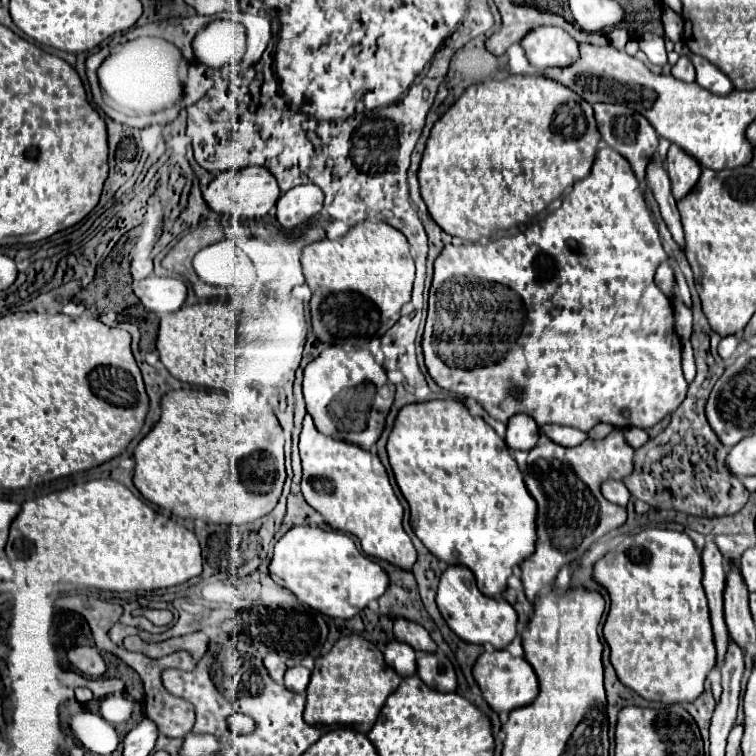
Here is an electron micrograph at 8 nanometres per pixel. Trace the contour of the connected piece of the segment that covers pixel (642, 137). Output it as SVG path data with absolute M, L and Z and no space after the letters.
M596 103L594 113L596 113L596 121L598 121L598 131L600 131L602 139L606 141L606 145L612 147L614 151L618 151L622 157L626 157L628 163L632 165L632 171L636 173L638 181L644 181L646 167L654 159L656 149L658 149L658 135L654 135L654 127L650 127L650 123L642 115L638 115L636 111L630 111L628 107L622 107L622 105Z

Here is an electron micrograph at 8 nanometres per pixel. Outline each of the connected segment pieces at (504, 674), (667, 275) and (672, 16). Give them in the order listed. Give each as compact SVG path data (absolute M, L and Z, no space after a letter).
M508 649L482 653L474 665L474 679L480 685L484 699L496 713L508 713L520 705L528 705L538 695L538 679L534 669L524 657L512 657Z
M668 261L660 263L660 267L656 269L656 275L654 275L654 281L656 285L670 297L676 293L676 283L674 283L674 273L672 273L672 267L668 265Z
M664 7L662 9L662 25L664 25L664 35L670 41L678 43L680 37L682 37L682 17L674 9Z

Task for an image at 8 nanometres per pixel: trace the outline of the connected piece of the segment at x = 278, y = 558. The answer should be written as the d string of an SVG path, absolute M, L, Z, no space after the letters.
M292 527L284 533L274 545L270 577L290 589L302 603L340 619L350 619L370 601L380 599L390 583L388 573L374 559L362 555L346 533L320 527Z

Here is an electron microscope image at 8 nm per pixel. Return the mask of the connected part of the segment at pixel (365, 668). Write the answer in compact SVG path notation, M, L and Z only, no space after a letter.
M348 635L334 643L330 653L316 659L310 685L306 689L304 721L312 727L350 727L368 733L386 701L402 677L384 663L382 651L360 635Z

